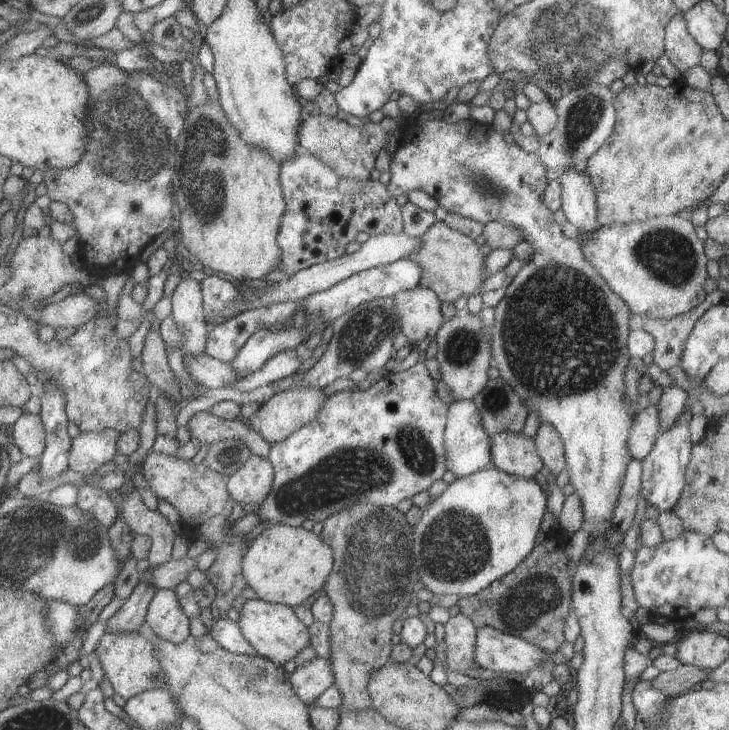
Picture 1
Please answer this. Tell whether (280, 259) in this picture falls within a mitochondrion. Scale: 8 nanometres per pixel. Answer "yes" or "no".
no

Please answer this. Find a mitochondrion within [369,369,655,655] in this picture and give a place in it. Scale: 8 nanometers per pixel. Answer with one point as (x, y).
(455, 545)

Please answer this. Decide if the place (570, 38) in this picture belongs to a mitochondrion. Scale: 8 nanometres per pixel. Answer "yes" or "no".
yes

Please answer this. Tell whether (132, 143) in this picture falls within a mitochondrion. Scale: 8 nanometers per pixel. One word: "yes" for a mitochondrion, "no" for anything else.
yes

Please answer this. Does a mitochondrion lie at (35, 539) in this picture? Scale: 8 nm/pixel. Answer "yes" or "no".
yes

